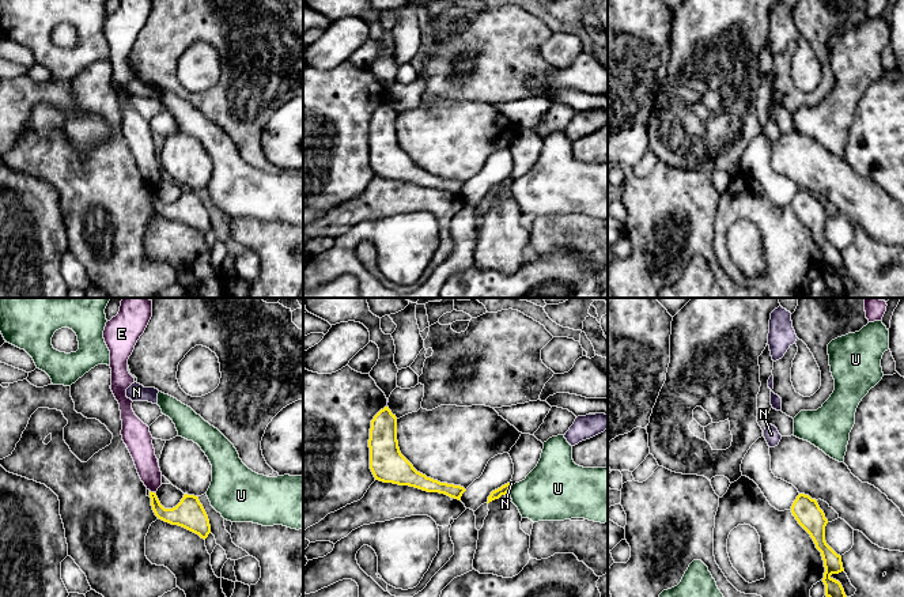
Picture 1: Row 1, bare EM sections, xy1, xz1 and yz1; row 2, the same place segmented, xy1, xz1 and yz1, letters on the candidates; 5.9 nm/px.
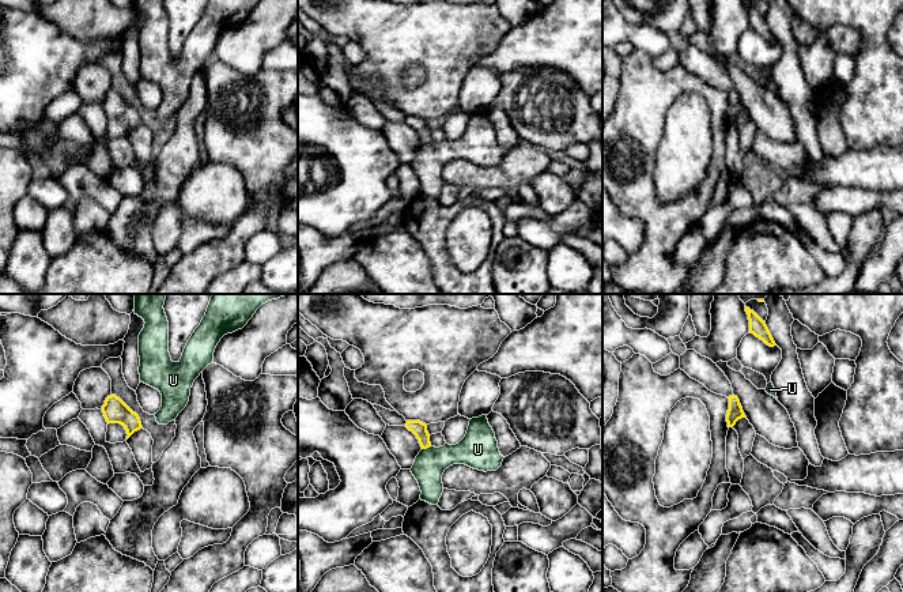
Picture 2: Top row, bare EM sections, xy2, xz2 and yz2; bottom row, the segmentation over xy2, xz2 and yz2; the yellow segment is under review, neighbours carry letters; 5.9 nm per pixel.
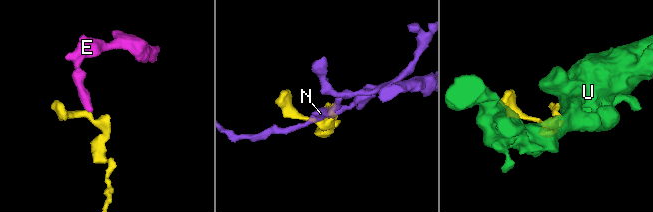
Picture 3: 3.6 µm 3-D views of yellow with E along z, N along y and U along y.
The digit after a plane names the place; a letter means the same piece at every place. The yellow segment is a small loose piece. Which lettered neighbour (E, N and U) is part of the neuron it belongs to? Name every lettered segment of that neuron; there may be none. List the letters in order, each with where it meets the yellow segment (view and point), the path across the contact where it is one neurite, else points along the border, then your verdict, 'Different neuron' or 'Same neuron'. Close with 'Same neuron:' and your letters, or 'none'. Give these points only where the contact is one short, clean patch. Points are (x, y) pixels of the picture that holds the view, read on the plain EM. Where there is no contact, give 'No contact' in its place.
E: Touches yellow at xy1 (152, 188). Boundary: xy1 (150, 185), (154, 188). Different neuron
N: Touches yellow at xz1 (509, 180). Path across: xz1 (503, 185), (509, 180), (511, 178). Same neuron
U: Touches yellow at xz2 (426, 143). Different neuron
Same neuron: N

